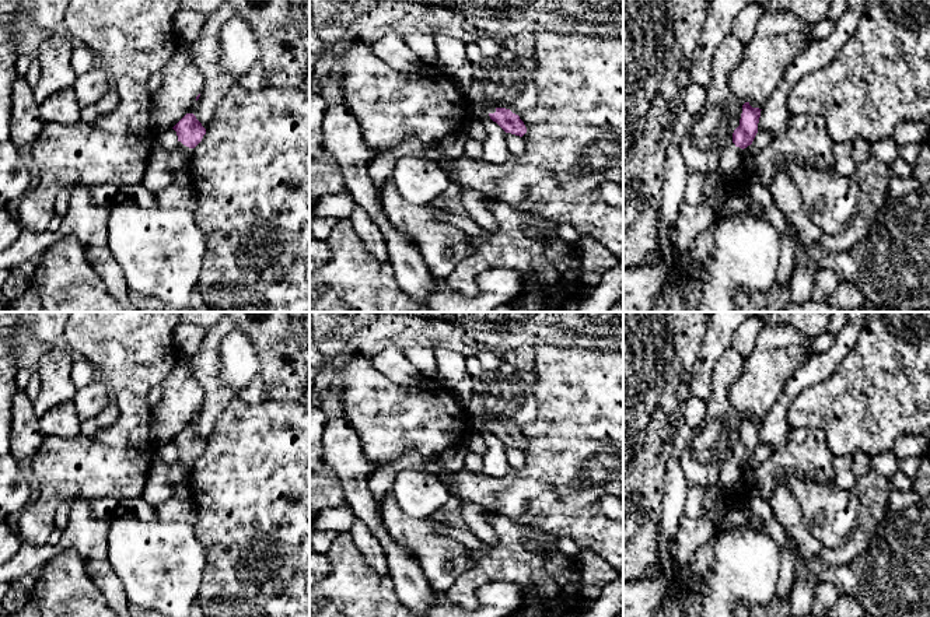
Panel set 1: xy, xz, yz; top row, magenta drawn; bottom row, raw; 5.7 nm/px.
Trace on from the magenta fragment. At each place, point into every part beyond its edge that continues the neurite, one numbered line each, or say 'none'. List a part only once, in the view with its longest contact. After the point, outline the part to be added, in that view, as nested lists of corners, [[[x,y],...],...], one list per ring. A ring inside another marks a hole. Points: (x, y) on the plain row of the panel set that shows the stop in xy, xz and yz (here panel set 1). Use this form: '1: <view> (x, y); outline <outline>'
1: xy (182, 490); outline [[[181,455],[178,456],[178,463],[182,463],[188,467],[183,478],[176,483],[175,485],[172,485],[172,497],[176,499],[182,499],[182,501],[190,501],[192,499],[192,487],[190,487],[190,471],[193,467],[193,462],[189,462],[186,459],[183,459]]]

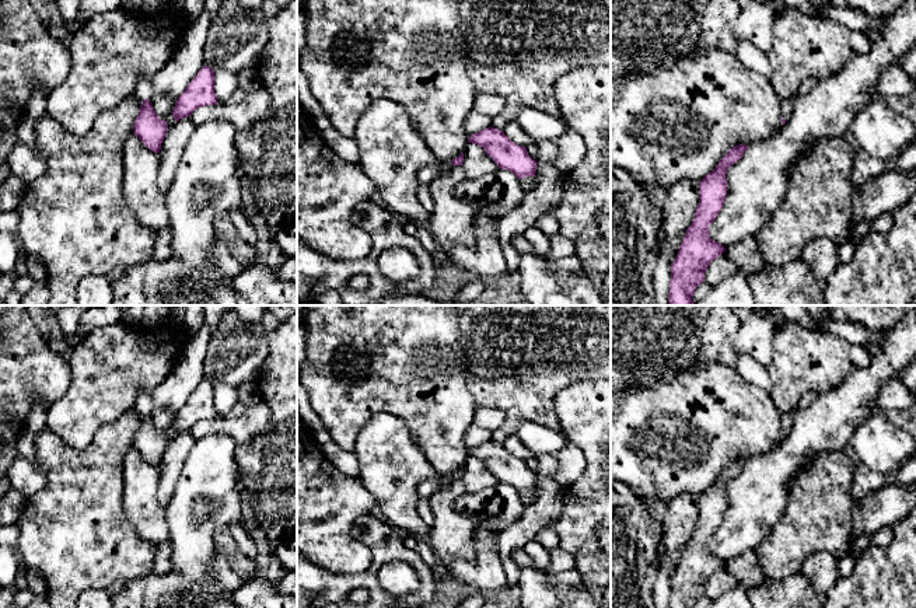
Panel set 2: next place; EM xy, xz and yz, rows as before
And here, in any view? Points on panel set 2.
1: yz (785, 418); outline [[[782,413],[780,415],[780,423],[782,423],[782,430],[787,436],[790,431],[790,426],[791,426],[791,415],[790,413]]]

